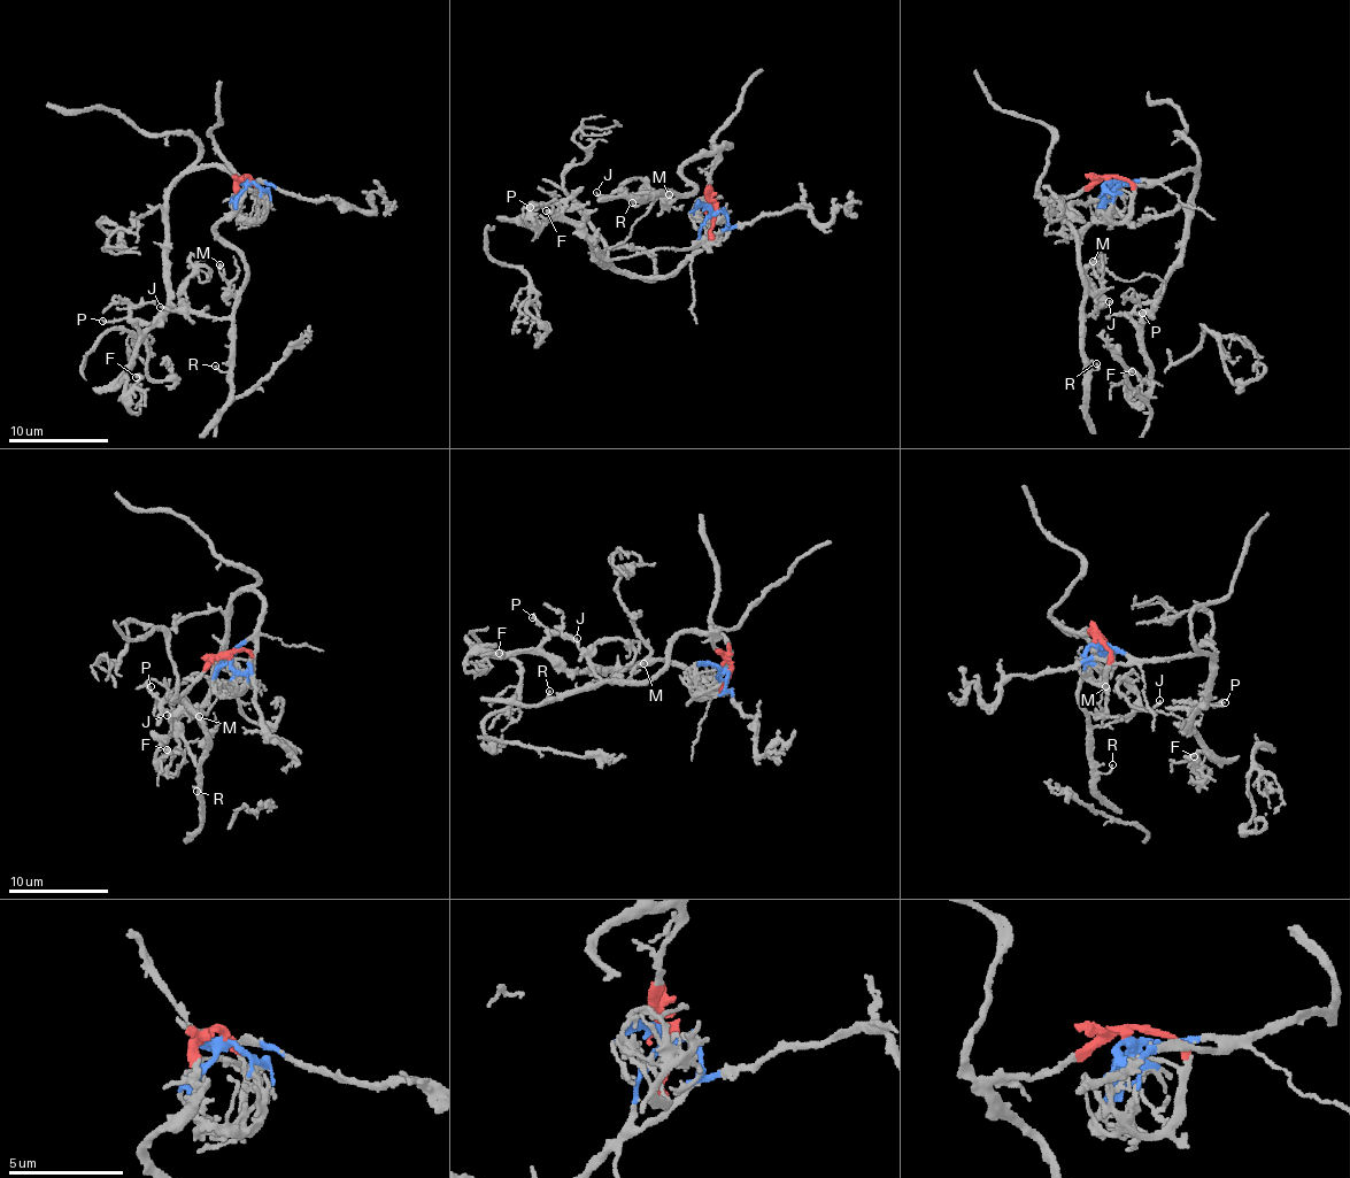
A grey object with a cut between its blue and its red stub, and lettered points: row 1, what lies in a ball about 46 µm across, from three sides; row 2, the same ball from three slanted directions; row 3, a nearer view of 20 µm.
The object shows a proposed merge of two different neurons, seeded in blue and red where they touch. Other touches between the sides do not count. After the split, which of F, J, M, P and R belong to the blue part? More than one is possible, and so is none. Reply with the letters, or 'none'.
F, P

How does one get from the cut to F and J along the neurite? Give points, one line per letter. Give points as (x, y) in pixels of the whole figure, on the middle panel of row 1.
F: (716, 210), (700, 245), (663, 276), (593, 261), (583, 233), (560, 220), (524, 221), (538, 205), (546, 212)
J: (716, 210), (717, 203), (708, 191), (710, 155), (696, 155), (681, 171), (695, 192), (596, 192)

